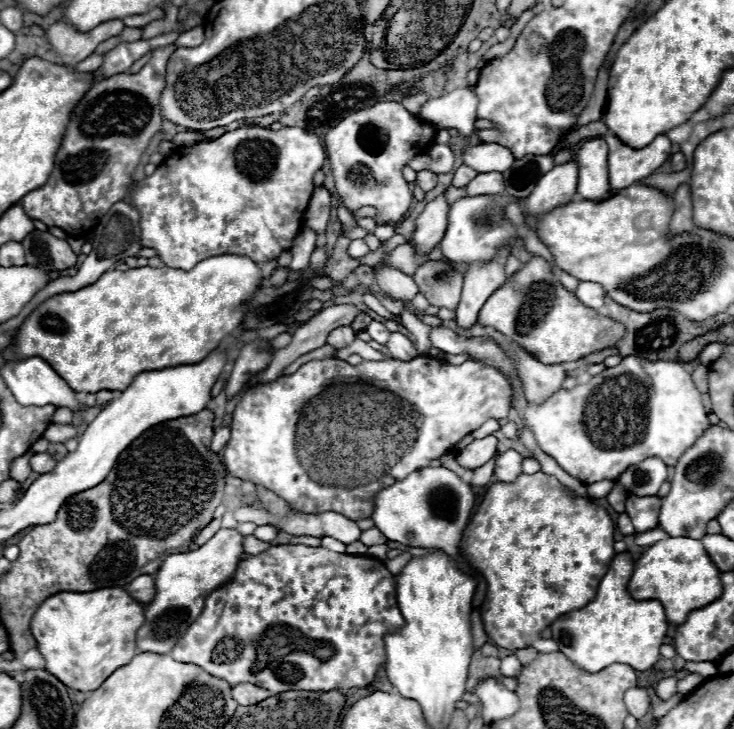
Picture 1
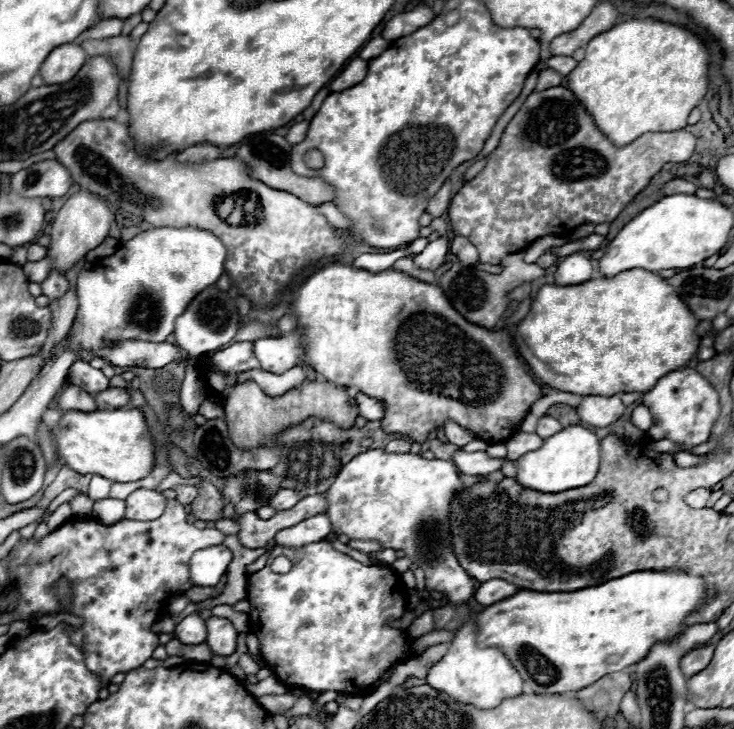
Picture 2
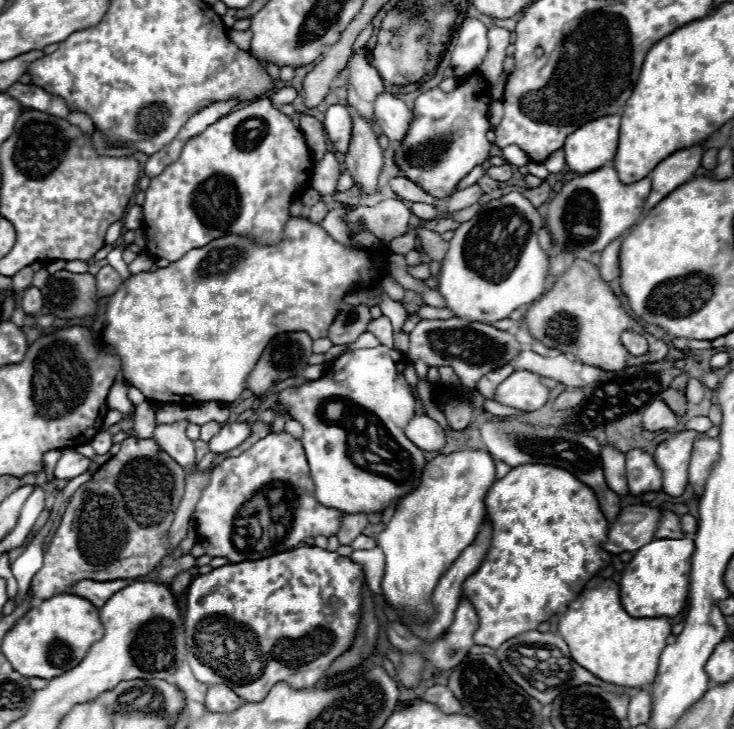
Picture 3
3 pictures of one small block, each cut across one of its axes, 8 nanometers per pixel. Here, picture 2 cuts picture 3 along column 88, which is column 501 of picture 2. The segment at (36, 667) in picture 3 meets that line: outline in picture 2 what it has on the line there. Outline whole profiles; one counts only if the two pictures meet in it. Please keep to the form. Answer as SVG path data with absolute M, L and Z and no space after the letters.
M636 570L612 578L600 586L580 588L574 592L536 592L520 590L512 598L492 604L478 612L480 646L500 646L528 688L536 694L564 694L582 690L606 674L620 672L640 662L654 644L672 642L686 628L686 618L706 604L706 584L700 574L682 570Z

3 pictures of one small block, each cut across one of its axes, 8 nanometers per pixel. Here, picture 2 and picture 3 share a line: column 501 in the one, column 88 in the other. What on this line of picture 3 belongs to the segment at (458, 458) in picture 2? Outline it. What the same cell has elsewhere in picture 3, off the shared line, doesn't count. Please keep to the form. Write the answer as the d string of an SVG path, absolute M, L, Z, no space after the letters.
M64 448L62 456L54 468L54 478L60 480L72 480L80 474L84 474L90 466L90 460L82 454L78 454L74 448Z

